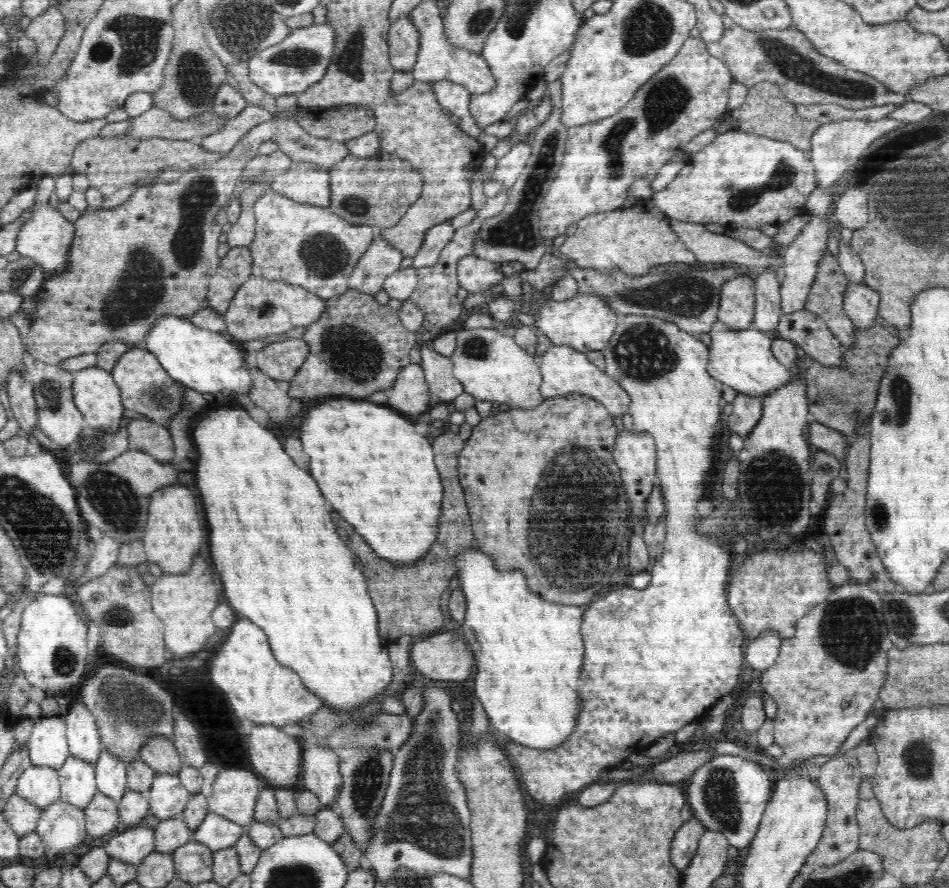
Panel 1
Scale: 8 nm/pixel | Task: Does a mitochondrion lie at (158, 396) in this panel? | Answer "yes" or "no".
yes

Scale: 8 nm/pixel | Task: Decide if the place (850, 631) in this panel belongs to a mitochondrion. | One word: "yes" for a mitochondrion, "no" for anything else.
yes

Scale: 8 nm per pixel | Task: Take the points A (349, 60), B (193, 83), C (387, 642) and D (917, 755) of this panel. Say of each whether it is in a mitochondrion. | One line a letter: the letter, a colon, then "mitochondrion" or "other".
A: mitochondrion
B: mitochondrion
C: other
D: mitochondrion

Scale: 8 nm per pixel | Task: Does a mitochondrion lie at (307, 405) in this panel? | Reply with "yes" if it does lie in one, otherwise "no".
no

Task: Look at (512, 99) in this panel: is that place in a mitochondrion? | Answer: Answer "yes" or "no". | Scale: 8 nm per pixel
no

